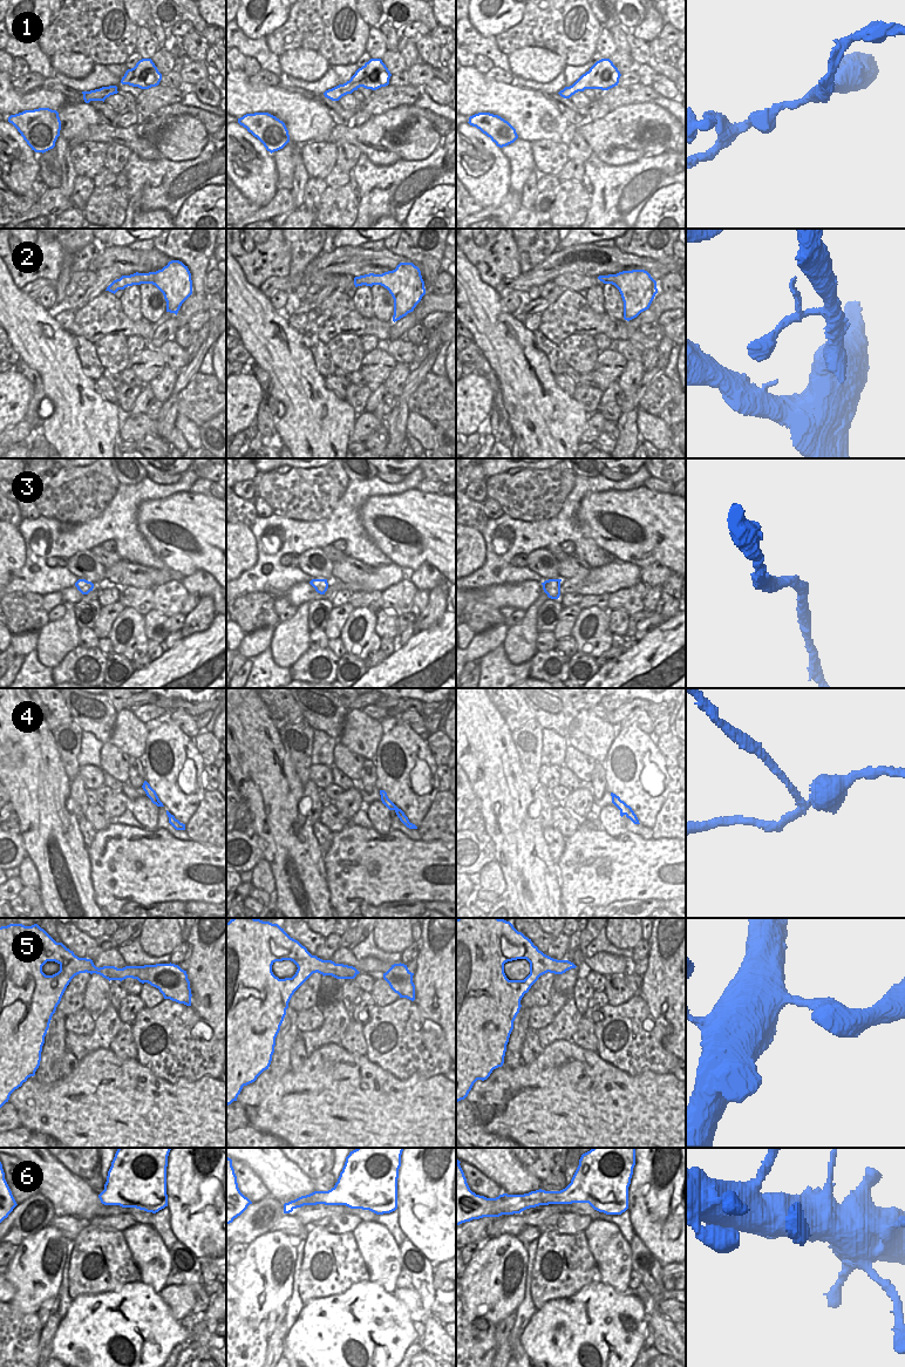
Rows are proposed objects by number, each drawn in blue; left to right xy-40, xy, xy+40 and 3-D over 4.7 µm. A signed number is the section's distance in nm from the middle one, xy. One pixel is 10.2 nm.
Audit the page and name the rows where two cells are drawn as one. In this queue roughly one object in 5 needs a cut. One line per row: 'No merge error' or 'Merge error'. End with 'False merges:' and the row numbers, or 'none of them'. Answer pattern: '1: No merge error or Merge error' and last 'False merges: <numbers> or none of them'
1: No merge error
2: No merge error
3: No merge error
4: Merge error
5: Merge error
6: No merge error
False merges: 4, 5

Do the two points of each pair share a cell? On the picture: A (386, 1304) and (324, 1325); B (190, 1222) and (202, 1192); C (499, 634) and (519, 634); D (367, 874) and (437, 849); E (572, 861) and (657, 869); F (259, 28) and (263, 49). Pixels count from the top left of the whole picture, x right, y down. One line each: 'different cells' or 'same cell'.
A: same cell
B: same cell
C: different cells
D: same cell
E: same cell
F: different cells

